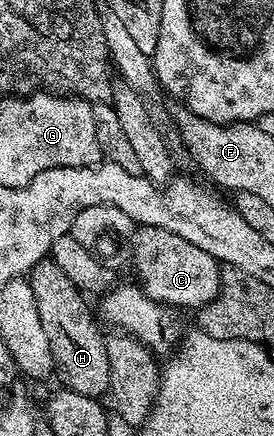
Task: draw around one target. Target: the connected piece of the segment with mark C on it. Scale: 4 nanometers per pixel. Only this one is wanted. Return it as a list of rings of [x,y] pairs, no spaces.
[[[141,225],[134,230],[129,244],[138,284],[149,299],[179,311],[198,311],[219,296],[220,262],[209,251],[193,247],[189,239],[181,239],[181,235],[165,231],[165,227]]]

